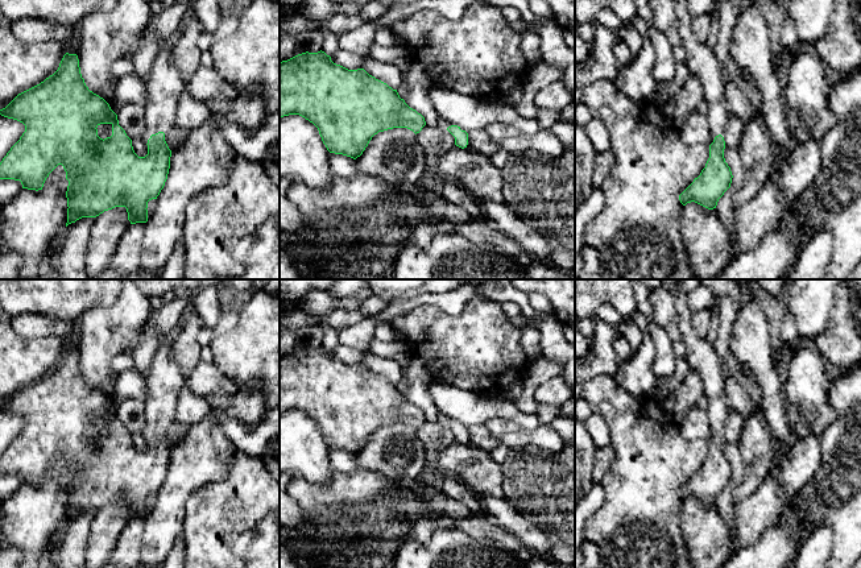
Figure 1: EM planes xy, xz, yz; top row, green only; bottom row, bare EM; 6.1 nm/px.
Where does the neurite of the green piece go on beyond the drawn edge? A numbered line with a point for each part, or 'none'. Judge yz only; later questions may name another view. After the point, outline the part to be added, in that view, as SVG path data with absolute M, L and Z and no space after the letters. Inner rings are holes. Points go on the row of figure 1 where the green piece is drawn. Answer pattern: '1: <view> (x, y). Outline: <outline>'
1: yz (700, 59). Outline: M672 0L672 4L678 18L679 37L686 50L684 63L690 74L699 78L703 87L703 98L708 104L705 116L709 124L712 144L716 136L721 134L724 137L730 113L724 96L727 79L723 75L713 47L696 40L692 32L692 16L687 11L687 0Z

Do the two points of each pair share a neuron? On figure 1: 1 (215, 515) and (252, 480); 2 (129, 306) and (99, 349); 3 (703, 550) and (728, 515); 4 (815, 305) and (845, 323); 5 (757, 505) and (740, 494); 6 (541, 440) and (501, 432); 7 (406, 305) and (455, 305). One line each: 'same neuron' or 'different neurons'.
1: same neuron
2: same neuron
3: different neurons
4: different neurons
5: different neurons
6: same neuron
7: same neuron

